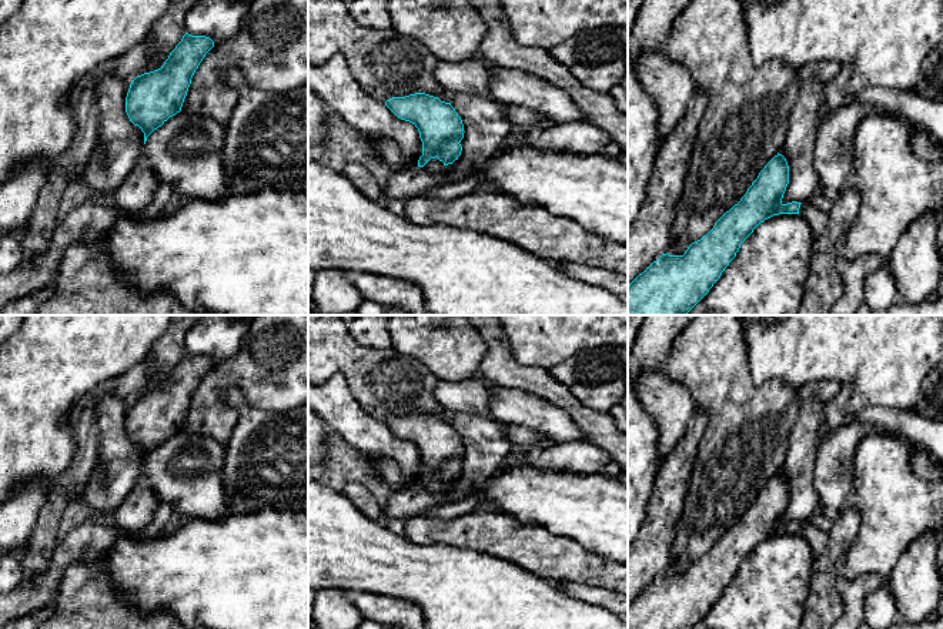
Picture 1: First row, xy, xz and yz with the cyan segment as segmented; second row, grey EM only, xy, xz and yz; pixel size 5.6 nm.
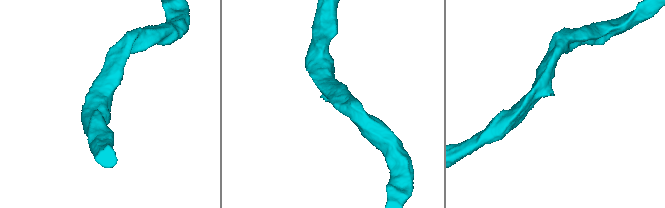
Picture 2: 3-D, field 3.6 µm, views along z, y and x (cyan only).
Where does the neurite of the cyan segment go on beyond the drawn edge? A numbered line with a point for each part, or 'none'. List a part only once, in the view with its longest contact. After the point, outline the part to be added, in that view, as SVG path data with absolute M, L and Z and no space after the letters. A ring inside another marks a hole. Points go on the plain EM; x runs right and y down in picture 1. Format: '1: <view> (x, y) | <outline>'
1: yz (818, 538) | M810 521L800 523L799 533L803 535L812 545L815 558L825 551L829 533L815 526Z

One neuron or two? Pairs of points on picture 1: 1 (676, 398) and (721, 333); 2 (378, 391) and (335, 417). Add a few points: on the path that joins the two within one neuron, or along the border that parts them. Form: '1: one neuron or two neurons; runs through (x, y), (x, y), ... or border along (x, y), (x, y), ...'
1: two neurons; border along (662, 364), (662, 371), (688, 390), (695, 405)
2: two neurons; border along (341, 372), (354, 400), (368, 414), (384, 422)

